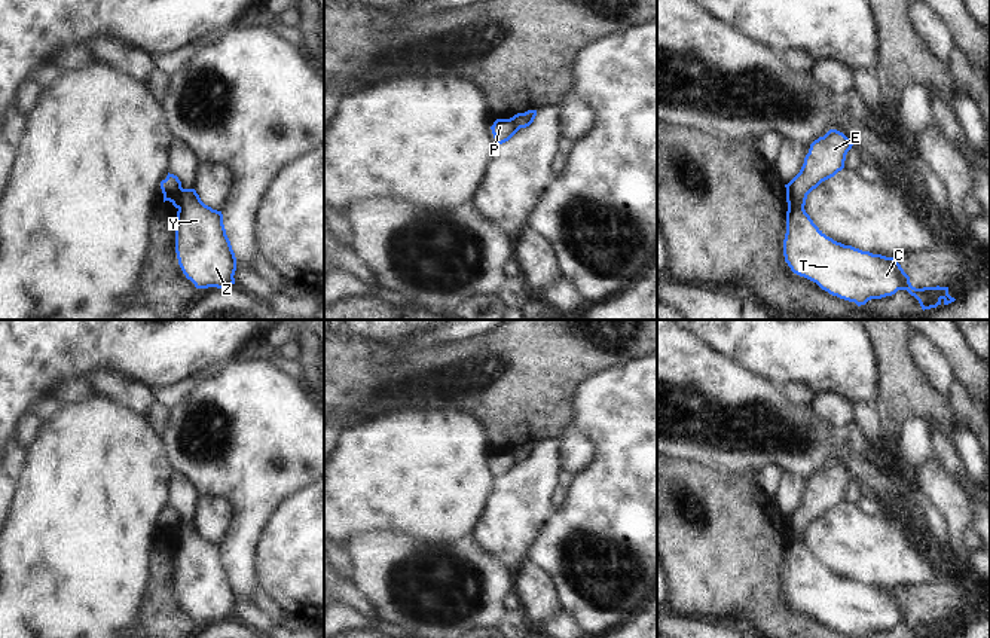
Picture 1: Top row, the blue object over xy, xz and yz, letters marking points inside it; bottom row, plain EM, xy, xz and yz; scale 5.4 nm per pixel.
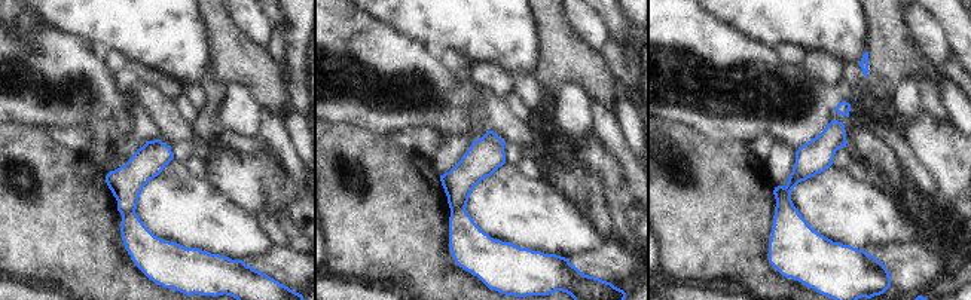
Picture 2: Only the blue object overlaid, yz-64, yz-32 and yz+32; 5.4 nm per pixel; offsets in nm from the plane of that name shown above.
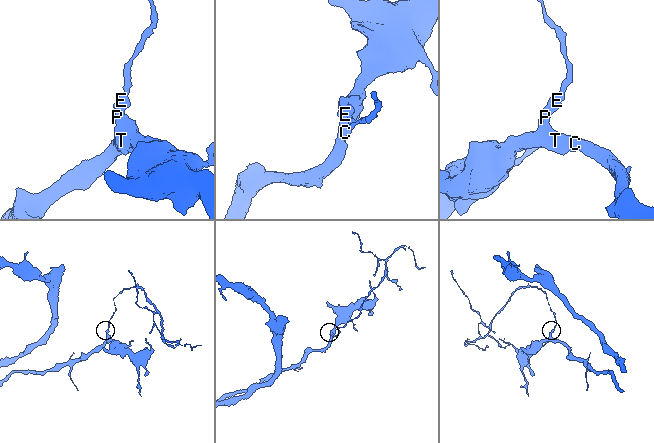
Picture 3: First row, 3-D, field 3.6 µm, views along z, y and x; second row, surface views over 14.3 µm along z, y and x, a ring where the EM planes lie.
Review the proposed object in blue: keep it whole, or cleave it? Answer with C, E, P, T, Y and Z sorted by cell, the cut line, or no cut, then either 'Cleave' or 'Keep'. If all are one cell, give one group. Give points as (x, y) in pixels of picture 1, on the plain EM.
Groups: C T Y Z / E P. Split along yz (787, 527), (794, 540), (803, 542). Cleave

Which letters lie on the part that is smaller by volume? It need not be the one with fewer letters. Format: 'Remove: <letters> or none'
Remove: E, P

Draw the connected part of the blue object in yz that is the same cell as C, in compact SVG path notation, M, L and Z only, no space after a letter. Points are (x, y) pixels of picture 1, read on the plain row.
M788 528L786 567L783 589L791 604L816 616L822 623L840 632L865 638L871 632L881 632L907 623L920 638L948 638L956 632L948 628L948 620L916 622L895 590L873 587L852 579L844 579L826 570L810 552L804 541L794 541Z

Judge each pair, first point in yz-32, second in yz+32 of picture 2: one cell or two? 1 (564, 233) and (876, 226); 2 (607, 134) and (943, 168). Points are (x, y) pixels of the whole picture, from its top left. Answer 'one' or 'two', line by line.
1: one
2: two

